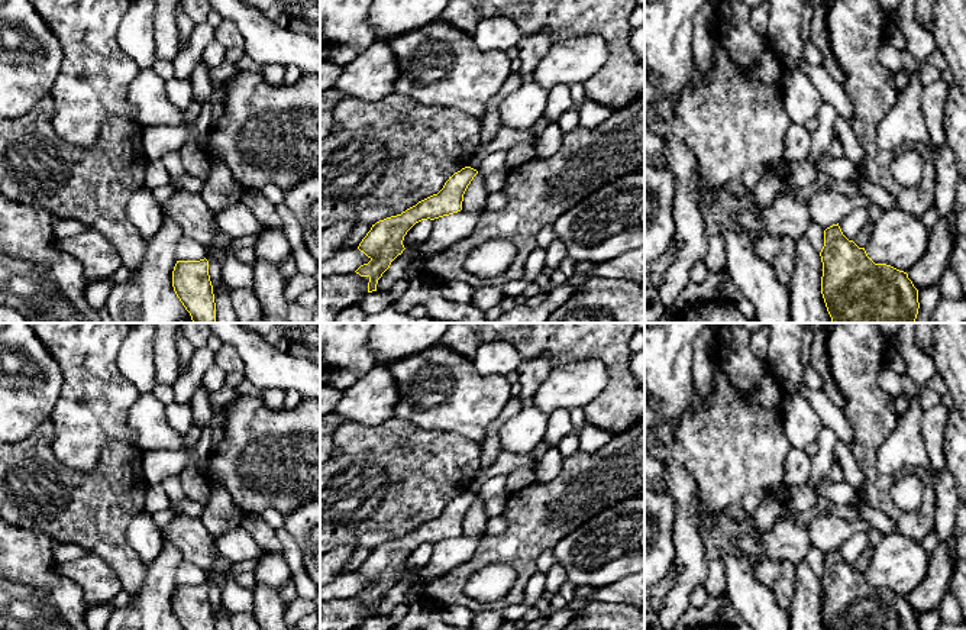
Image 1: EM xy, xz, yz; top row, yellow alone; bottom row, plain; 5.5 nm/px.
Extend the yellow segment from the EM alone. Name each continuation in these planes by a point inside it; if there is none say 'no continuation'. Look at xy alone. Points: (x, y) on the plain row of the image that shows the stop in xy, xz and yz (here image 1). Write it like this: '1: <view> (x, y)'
no continuation

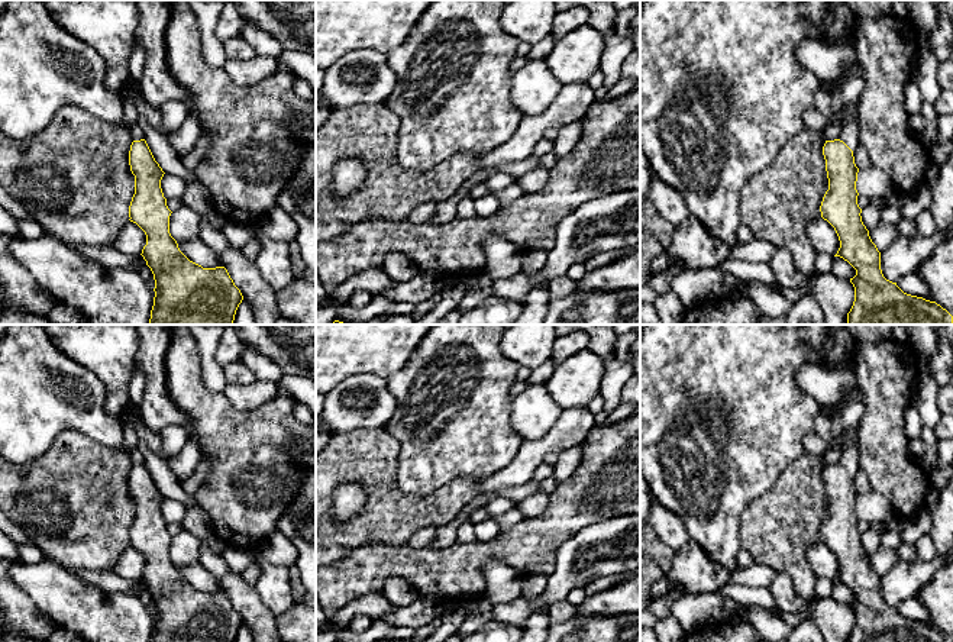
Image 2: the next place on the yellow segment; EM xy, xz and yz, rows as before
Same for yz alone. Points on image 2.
1: yz (849, 460)

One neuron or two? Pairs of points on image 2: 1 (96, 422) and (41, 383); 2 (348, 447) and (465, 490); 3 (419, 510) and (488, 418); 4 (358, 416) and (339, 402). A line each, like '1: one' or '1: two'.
1: one
2: one
3: two
4: one

